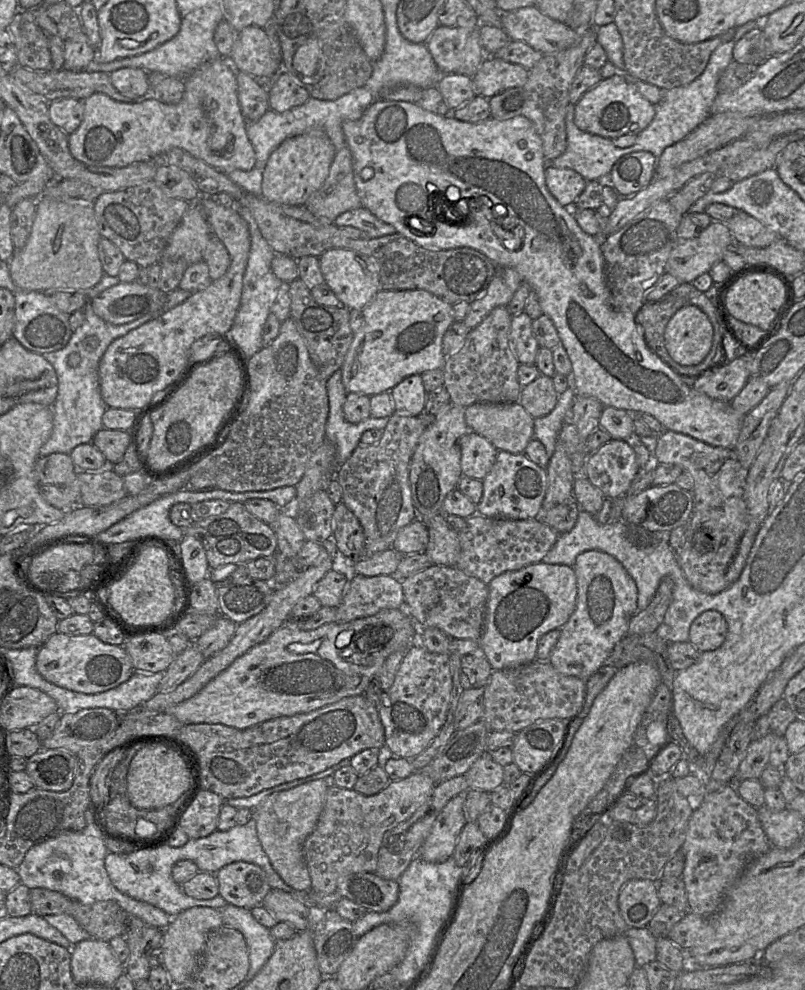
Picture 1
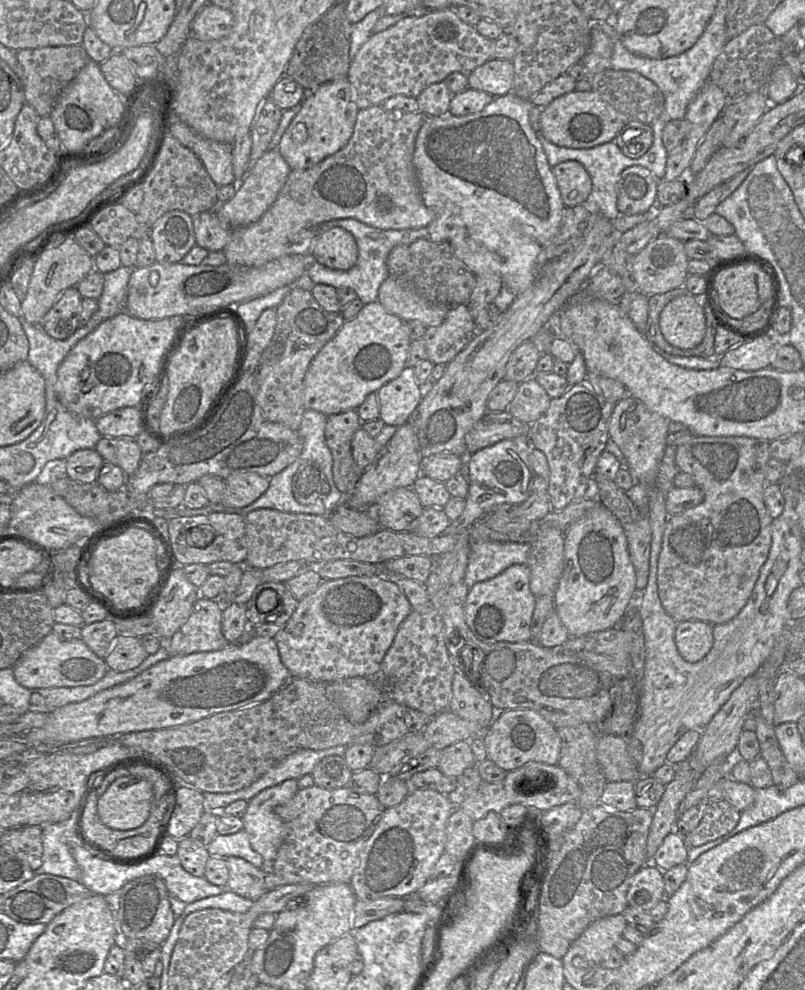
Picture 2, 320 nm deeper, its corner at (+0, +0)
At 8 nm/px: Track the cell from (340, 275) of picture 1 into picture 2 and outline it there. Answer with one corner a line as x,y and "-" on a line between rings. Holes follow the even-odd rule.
334,227
317,233
310,255
330,269
346,271
356,264
358,246
349,231

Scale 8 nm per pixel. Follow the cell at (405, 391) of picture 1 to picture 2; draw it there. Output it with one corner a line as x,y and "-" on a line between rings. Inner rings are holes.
406,366
396,378
385,383
375,392
379,404
379,418
384,424
395,427
406,423
419,405
423,392
424,388
416,380
414,367

